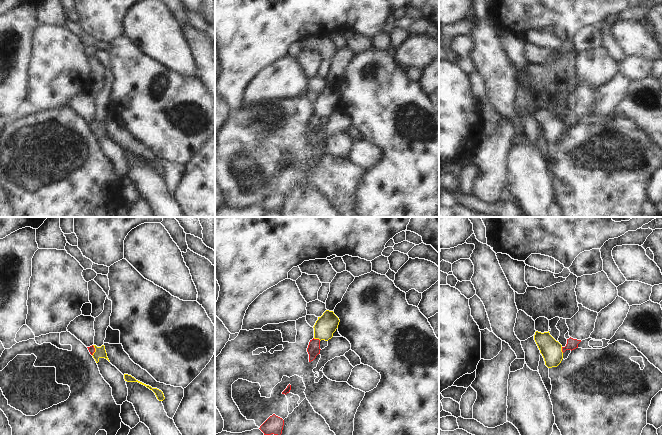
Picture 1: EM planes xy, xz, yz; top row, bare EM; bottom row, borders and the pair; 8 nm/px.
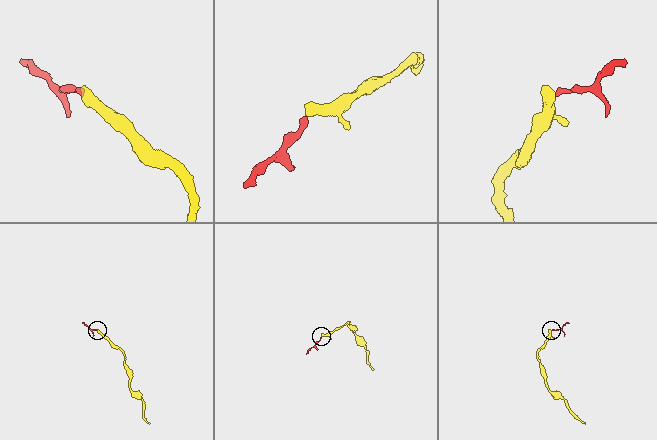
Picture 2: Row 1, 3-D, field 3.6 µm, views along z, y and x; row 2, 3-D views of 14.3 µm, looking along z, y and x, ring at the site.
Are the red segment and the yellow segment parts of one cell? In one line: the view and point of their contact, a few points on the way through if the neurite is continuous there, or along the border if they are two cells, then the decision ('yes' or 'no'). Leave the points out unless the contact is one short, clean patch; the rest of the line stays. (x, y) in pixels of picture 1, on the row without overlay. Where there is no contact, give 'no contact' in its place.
meets red in xz at (317, 115); runs through xz (313, 125), (317, 115), (326, 101); yes

